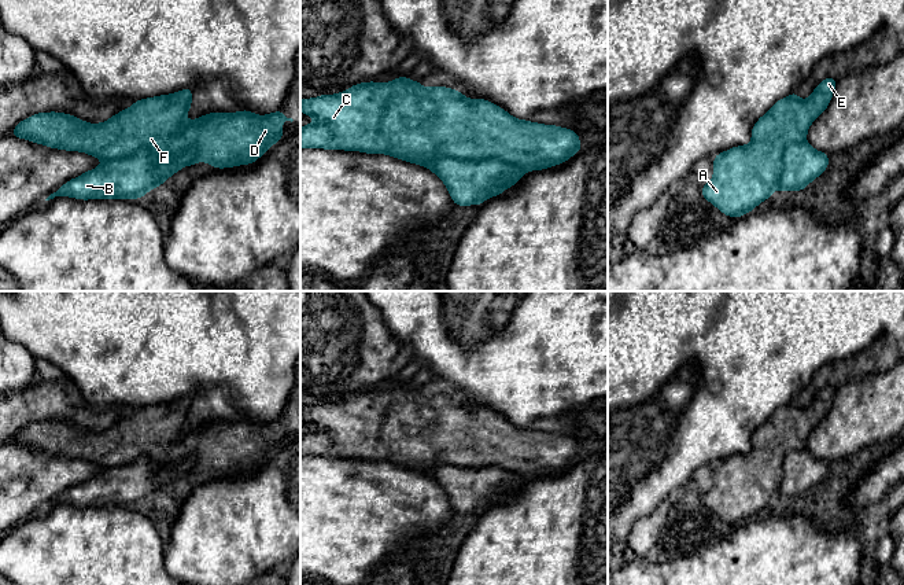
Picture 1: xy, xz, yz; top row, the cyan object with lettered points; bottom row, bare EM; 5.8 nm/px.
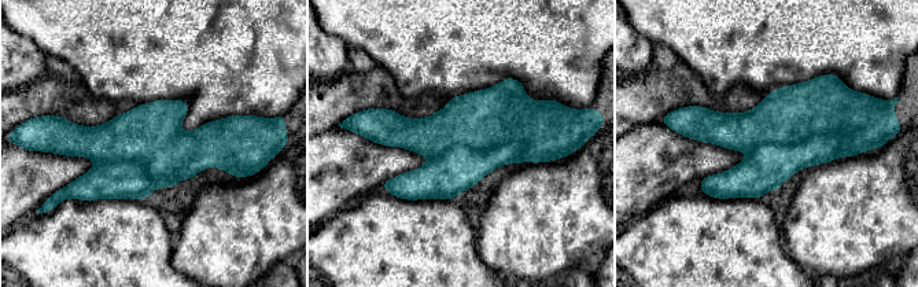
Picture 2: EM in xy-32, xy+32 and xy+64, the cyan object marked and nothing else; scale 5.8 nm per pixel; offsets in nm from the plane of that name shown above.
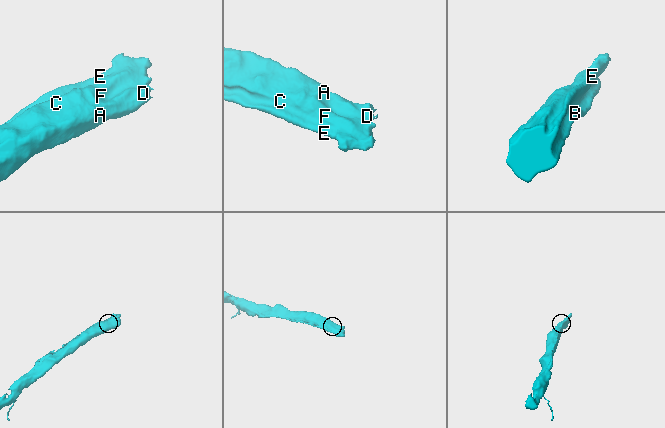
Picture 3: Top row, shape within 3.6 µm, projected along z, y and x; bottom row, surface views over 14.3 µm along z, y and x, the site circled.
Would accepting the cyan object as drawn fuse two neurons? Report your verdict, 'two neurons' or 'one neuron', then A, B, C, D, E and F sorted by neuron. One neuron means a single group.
one neuron; A B C D E F

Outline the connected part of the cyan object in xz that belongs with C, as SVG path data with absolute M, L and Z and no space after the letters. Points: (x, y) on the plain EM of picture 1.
M407 385L300 406L300 419L316 427L300 435L300 456L387 461L425 474L446 492L457 514L479 514L513 494L525 479L564 471L583 456L568 435L517 427L488 408L466 406L453 395L424 395Z

